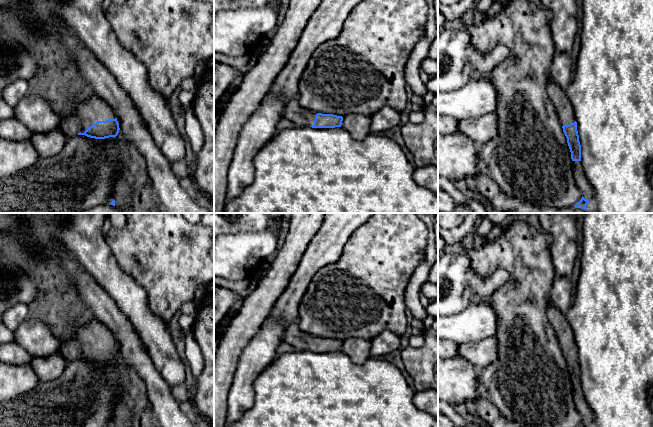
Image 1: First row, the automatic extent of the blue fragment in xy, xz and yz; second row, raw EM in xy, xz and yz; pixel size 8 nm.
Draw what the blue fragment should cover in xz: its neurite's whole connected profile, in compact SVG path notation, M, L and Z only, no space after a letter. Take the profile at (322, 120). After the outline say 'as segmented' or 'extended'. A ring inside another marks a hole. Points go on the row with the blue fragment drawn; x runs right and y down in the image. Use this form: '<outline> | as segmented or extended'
M293 99L286 104L284 118L290 120L295 126L310 126L312 128L341 127L343 117L333 114L322 114L303 109L298 100Z | extended

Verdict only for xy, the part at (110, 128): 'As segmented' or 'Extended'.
Extended

